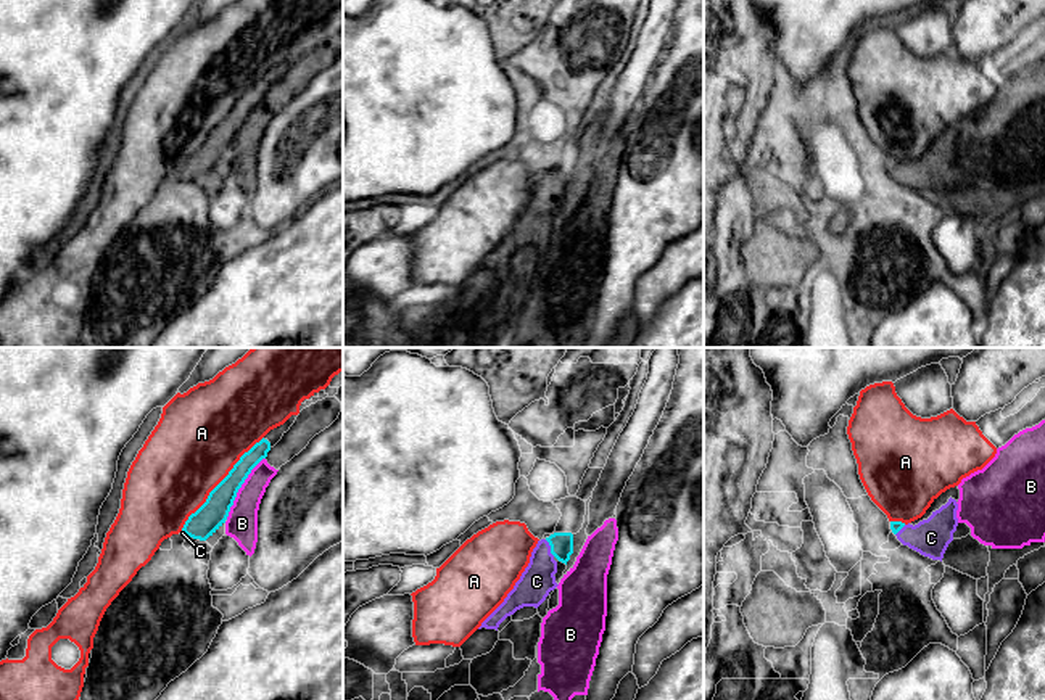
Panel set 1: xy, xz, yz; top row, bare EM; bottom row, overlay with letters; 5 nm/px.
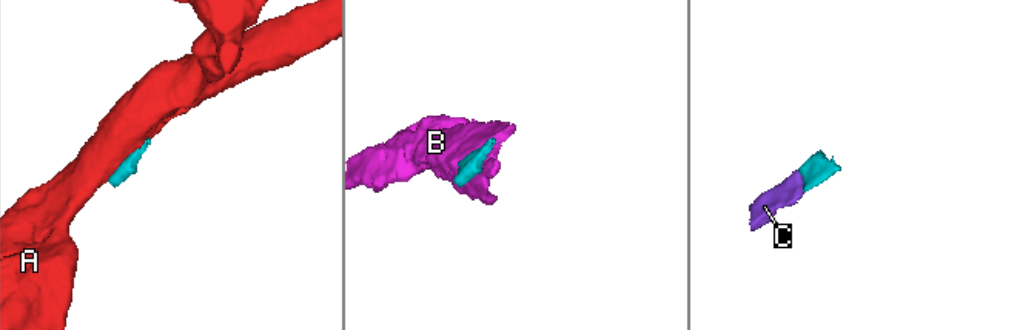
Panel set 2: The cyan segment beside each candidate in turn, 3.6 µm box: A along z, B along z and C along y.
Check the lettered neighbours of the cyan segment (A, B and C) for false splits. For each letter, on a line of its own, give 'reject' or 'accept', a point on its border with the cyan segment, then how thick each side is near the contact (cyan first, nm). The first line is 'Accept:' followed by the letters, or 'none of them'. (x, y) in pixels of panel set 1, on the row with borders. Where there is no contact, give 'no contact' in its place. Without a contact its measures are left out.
Accept: C
A: reject | xy (219, 483) | 140/440 nm
B: reject | xy (240, 486) | 140/160 nm
C: accept | xz (551, 547) | 110/170 nm

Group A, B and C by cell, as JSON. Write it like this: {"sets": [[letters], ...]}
{"sets": [["A"], ["B"], ["C"]]}

